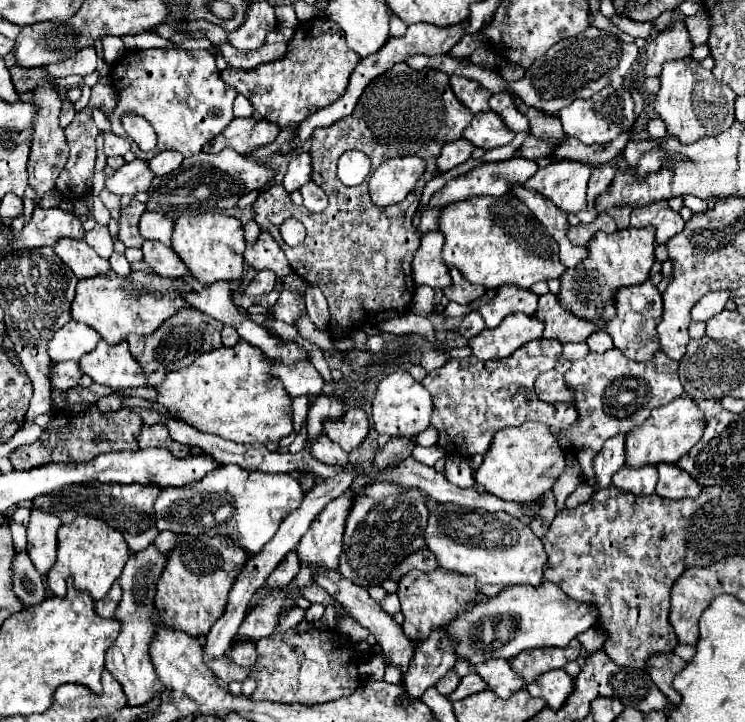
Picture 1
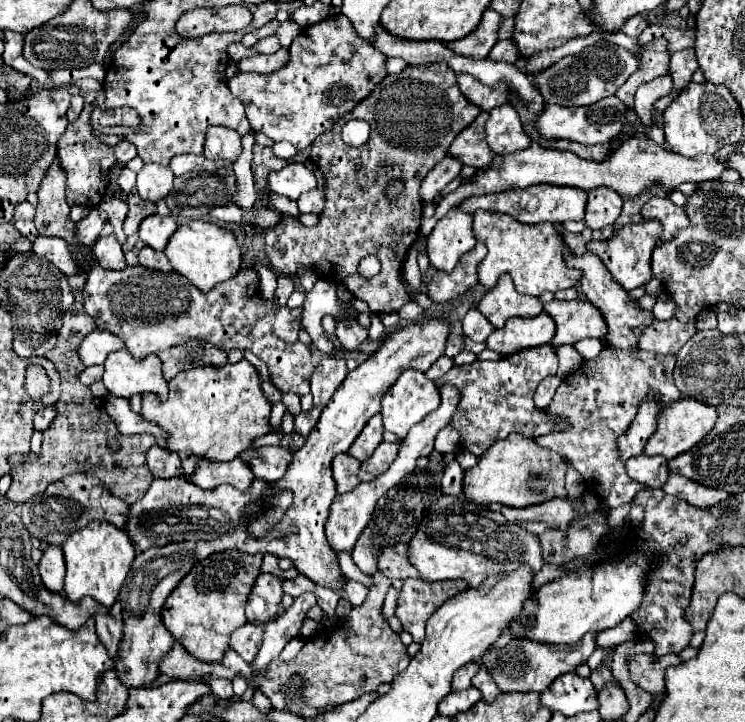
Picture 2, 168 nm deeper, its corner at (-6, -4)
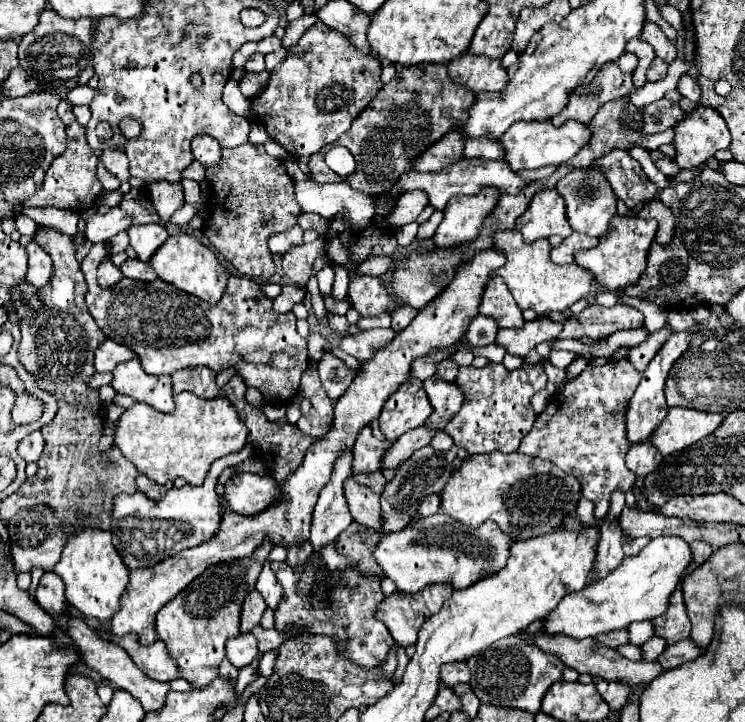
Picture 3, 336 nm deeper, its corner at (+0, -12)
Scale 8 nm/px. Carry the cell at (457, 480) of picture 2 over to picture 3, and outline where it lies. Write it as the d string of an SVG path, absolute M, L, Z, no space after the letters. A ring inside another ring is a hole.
M431 494L427 496L421 504L419 504L419 510L417 510L421 516L433 516L439 512L439 494Z

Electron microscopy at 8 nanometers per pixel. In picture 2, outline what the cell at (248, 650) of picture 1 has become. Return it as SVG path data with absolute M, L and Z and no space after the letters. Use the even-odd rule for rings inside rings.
M243 624L241 628L237 628L231 634L231 642L229 646L245 660L245 662L253 662L257 656L257 650L261 648L261 640L263 640L263 628L257 624Z

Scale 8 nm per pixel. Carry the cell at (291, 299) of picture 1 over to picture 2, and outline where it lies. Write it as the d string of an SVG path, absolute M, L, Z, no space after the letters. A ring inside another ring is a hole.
M319 280L313 290L305 292L305 304L303 304L303 314L301 314L301 328L311 336L313 344L331 354L333 352L333 342L331 338L323 332L321 320L323 316L331 314L335 320L357 320L357 310L353 308L351 300L343 302L341 298L337 298L337 288L335 284L329 284L327 280Z

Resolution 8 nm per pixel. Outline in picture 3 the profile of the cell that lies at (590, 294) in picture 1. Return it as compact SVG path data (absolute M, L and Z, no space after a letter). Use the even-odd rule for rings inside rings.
M615 214L609 222L609 230L607 234L603 234L599 238L599 244L591 250L583 250L583 252L577 252L575 254L575 262L593 272L595 280L611 290L611 292L621 292L625 290L627 286L635 284L635 280L641 276L645 264L647 264L647 252L653 244L653 238L655 238L655 232L657 232L657 224L655 220L643 220L639 216L619 216Z

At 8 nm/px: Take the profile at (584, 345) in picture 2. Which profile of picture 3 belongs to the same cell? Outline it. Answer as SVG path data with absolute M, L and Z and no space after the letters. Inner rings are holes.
M551 350L551 358L549 360L551 360L553 366L565 368L565 366L569 366L575 360L575 354L567 352L567 350Z

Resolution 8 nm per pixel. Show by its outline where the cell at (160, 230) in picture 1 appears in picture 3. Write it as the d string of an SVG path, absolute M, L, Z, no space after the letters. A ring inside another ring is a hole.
M135 224L127 230L127 234L129 234L133 250L143 262L147 262L153 256L153 252L169 238L167 230L161 224L145 224L145 226Z

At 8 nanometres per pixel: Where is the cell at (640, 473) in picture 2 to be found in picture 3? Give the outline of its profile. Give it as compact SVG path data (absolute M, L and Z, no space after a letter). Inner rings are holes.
M651 438L633 444L627 452L627 466L637 474L637 476L647 476L647 472L653 472L659 462L661 462L661 452L651 444Z

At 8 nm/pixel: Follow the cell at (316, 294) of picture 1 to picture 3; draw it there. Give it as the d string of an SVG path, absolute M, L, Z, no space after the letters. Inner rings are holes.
M317 238L315 242L297 246L283 256L283 272L293 280L295 286L307 284L313 260L323 254L323 248L325 248L325 240Z

